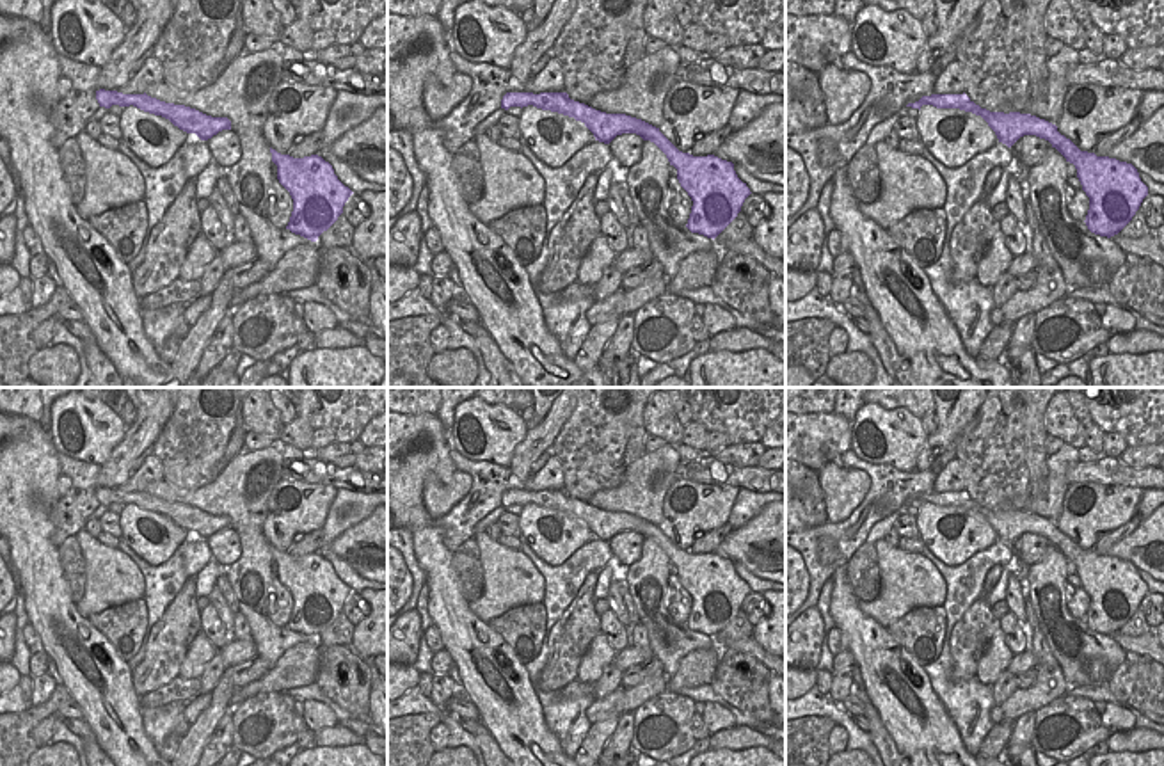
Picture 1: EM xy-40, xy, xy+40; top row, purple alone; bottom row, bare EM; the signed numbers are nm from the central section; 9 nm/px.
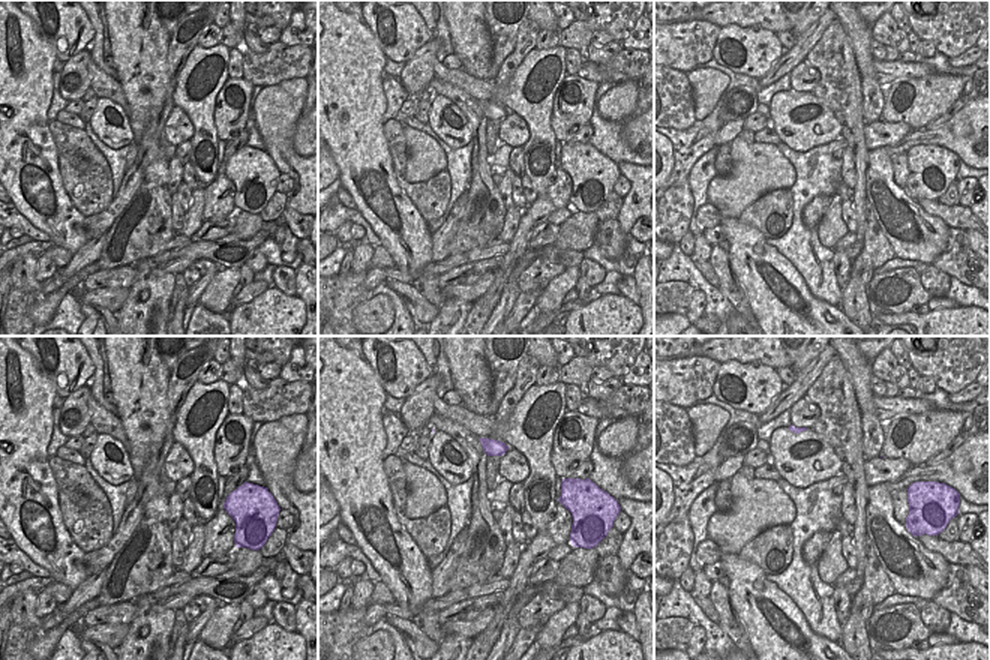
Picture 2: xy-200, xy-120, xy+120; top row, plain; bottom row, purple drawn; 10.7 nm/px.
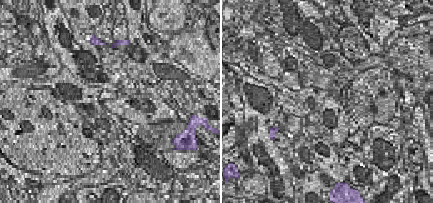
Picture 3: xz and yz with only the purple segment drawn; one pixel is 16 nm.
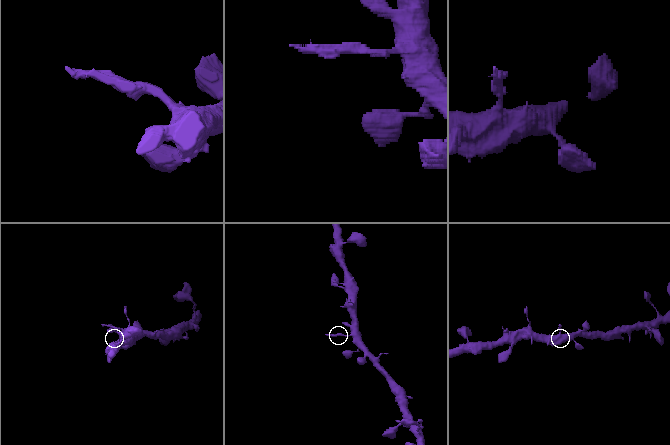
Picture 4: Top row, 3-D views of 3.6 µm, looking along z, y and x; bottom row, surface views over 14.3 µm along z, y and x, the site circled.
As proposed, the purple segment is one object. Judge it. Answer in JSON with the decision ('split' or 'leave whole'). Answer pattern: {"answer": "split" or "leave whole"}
{"answer": "split"}

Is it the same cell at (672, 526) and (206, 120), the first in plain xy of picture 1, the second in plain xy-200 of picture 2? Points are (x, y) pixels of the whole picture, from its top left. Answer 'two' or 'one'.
two

